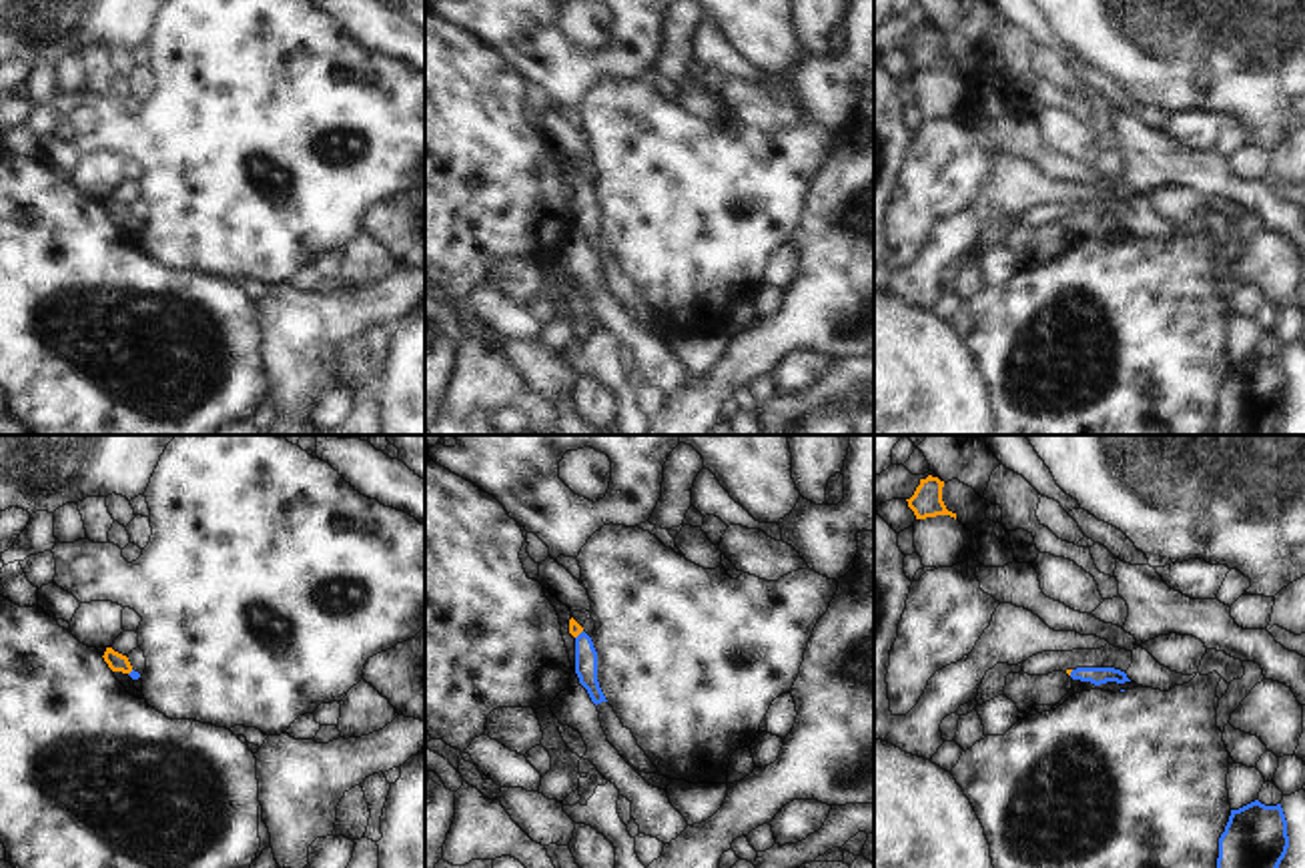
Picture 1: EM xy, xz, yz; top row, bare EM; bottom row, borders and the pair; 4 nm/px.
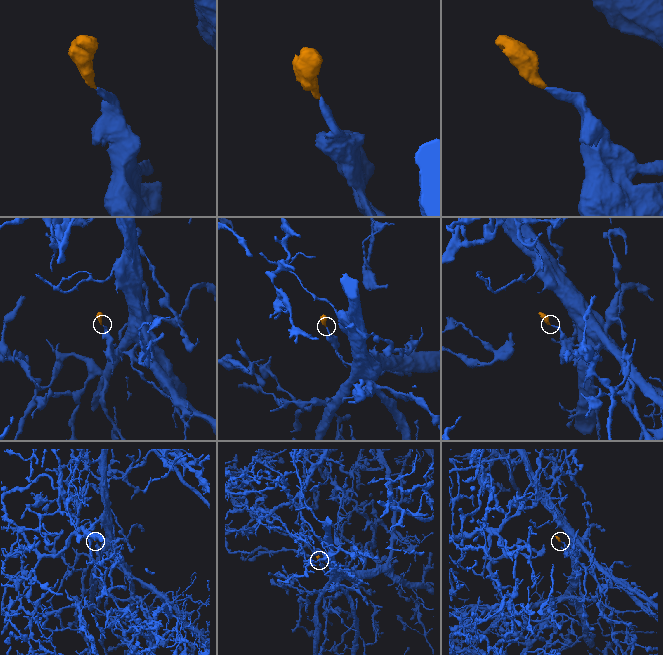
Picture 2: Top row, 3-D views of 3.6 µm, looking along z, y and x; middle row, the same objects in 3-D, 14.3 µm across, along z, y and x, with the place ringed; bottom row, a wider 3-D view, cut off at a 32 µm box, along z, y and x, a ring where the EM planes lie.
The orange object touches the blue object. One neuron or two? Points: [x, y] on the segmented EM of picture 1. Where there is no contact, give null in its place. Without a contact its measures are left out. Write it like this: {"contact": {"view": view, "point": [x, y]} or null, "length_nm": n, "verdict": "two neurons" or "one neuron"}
{"contact": {"view": "xz", "point": [580, 632]}, "length_nm": 50, "verdict": "one neuron"}

